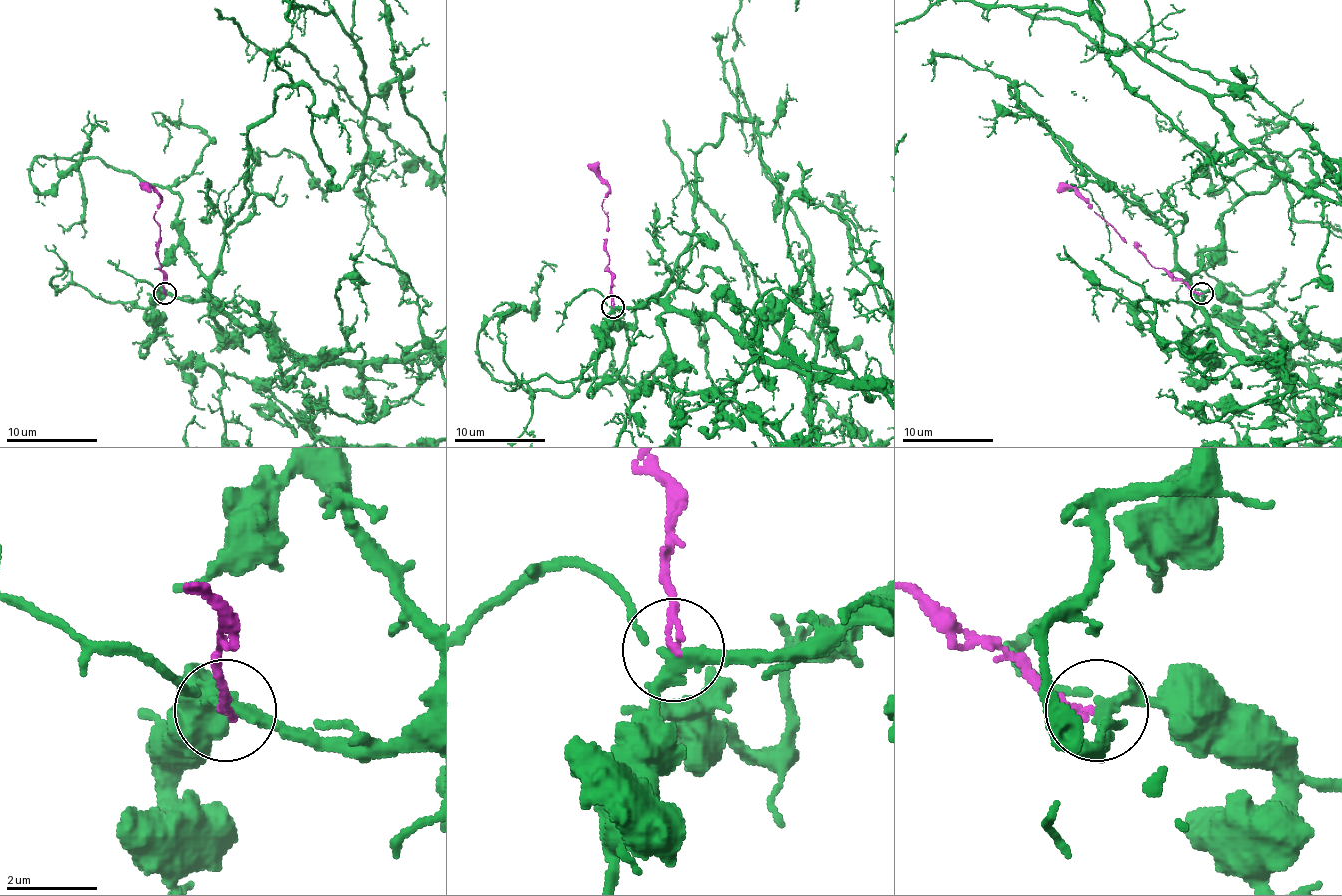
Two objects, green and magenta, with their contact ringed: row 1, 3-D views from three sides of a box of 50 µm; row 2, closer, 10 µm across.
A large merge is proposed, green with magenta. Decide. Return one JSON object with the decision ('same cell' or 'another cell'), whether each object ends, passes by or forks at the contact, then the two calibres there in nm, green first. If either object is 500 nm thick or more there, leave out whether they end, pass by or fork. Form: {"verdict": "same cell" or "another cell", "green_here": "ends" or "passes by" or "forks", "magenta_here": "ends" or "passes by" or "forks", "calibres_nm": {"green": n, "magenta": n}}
{"verdict": "another cell", "green_here": "forks", "magenta_here": "ends", "calibres_nm": {"green": 240, "magenta": 160}}

